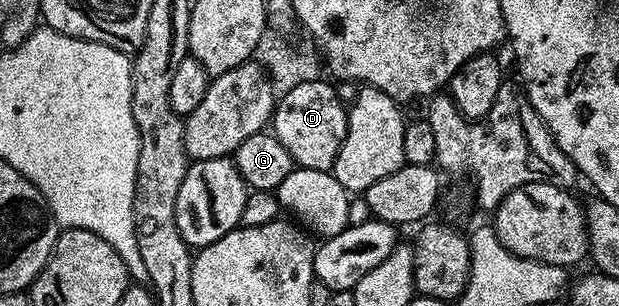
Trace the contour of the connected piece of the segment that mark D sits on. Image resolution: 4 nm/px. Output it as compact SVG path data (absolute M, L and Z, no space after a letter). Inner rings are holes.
M310 78L300 80L291 90L279 96L273 110L271 131L279 138L279 142L283 142L283 146L287 146L287 154L291 154L293 163L298 168L330 171L339 154L339 146L343 146L343 138L347 134L349 113L346 101L341 101L340 94L332 88L334 85L328 79L325 80L310 80Z

